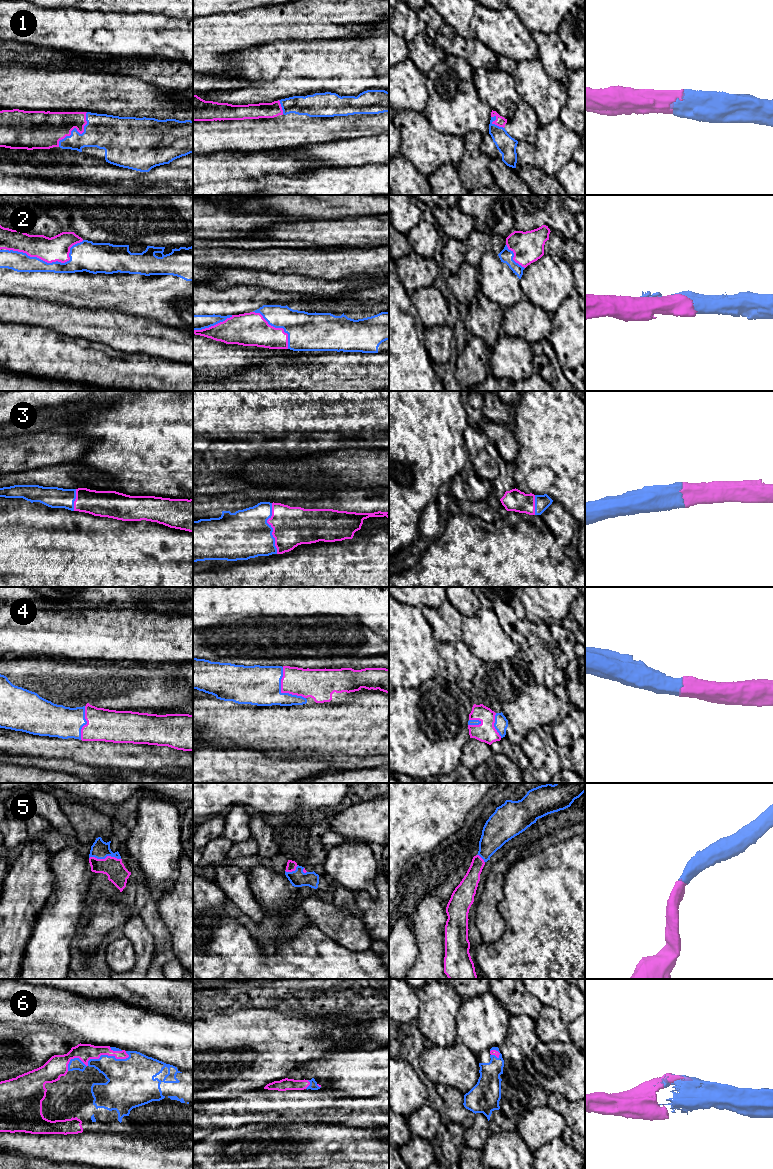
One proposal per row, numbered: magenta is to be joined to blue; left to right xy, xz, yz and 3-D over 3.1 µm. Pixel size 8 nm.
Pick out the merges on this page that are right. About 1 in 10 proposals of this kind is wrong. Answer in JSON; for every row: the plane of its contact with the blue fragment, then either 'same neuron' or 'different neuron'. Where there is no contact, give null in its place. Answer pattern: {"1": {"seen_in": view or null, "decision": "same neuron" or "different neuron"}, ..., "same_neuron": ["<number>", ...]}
{"1": {"seen_in": "xy", "decision": "same neuron"}, "2": {"seen_in": "xy", "decision": "same neuron"}, "3": {"seen_in": "xz", "decision": "same neuron"}, "4": {"seen_in": "xz", "decision": "same neuron"}, "5": {"seen_in": "xy", "decision": "same neuron"}, "6": {"seen_in": "xy", "decision": "same neuron"}, "same_neuron": ["1", "2", "3", "4", "5", "6"]}

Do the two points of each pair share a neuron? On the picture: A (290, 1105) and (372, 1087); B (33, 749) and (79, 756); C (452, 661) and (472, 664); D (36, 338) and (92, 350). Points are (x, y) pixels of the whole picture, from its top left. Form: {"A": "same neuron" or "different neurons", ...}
{"A": "different neurons", "B": "same neuron", "C": "same neuron", "D": "same neuron"}

